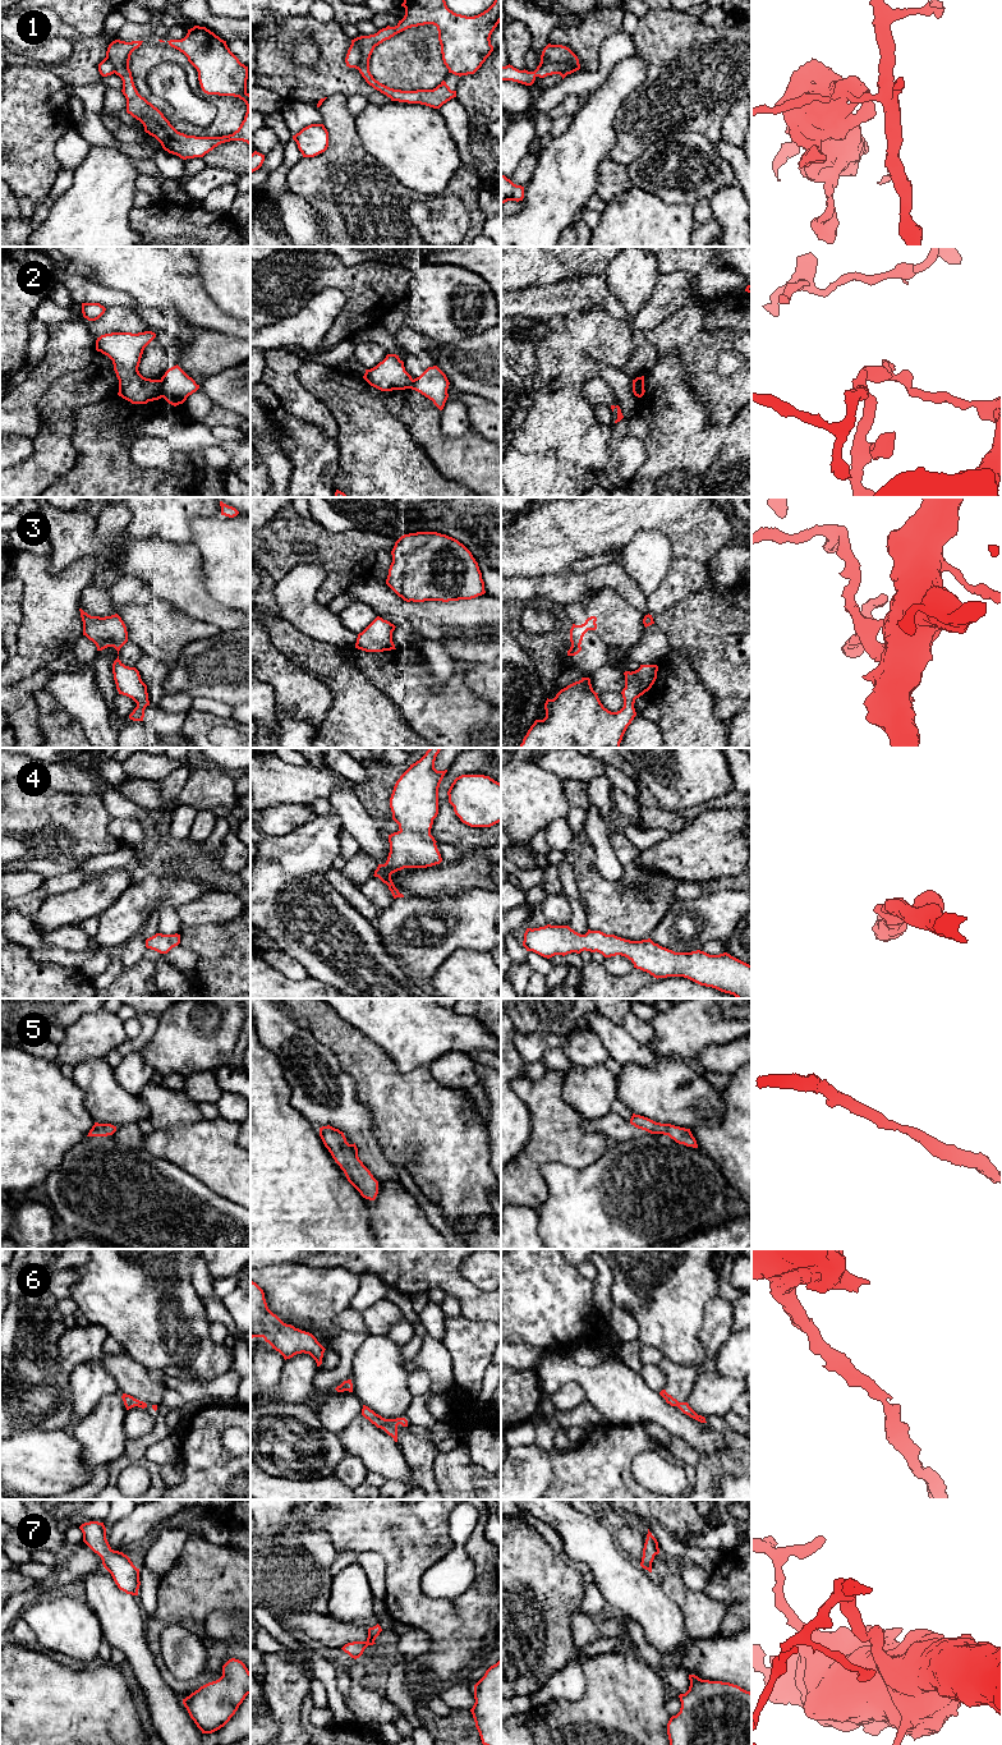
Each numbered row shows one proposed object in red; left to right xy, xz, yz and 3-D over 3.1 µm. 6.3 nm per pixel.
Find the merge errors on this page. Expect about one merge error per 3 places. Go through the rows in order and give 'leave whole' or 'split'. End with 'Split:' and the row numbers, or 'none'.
1: split
2: split
3: leave whole
4: leave whole
5: leave whole
6: leave whole
7: leave whole
Split: 1, 2

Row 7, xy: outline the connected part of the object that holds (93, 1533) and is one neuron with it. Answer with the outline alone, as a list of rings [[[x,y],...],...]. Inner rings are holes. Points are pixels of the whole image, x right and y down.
[[[84,1523],[79,1529],[83,1533],[83,1542],[101,1557],[104,1567],[111,1574],[118,1588],[127,1594],[138,1595],[139,1569],[127,1555],[110,1547],[104,1523]]]

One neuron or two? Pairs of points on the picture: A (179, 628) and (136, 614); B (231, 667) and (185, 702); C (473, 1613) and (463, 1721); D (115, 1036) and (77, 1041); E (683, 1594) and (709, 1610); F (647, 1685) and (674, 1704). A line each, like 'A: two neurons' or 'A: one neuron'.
A: one neuron
B: two neurons
C: two neurons
D: one neuron
E: one neuron
F: two neurons

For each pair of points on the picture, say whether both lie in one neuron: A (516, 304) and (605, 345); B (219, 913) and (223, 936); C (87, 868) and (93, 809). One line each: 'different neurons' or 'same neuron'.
A: different neurons
B: different neurons
C: different neurons

